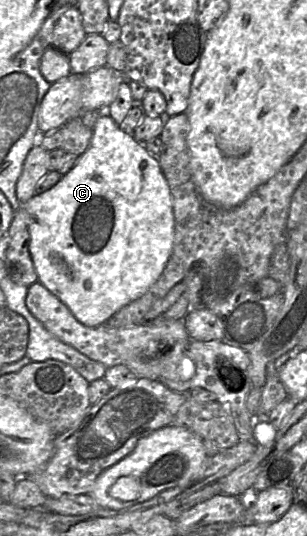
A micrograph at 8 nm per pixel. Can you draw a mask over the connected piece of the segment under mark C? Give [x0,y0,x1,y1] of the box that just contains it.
[21,113,175,327]

